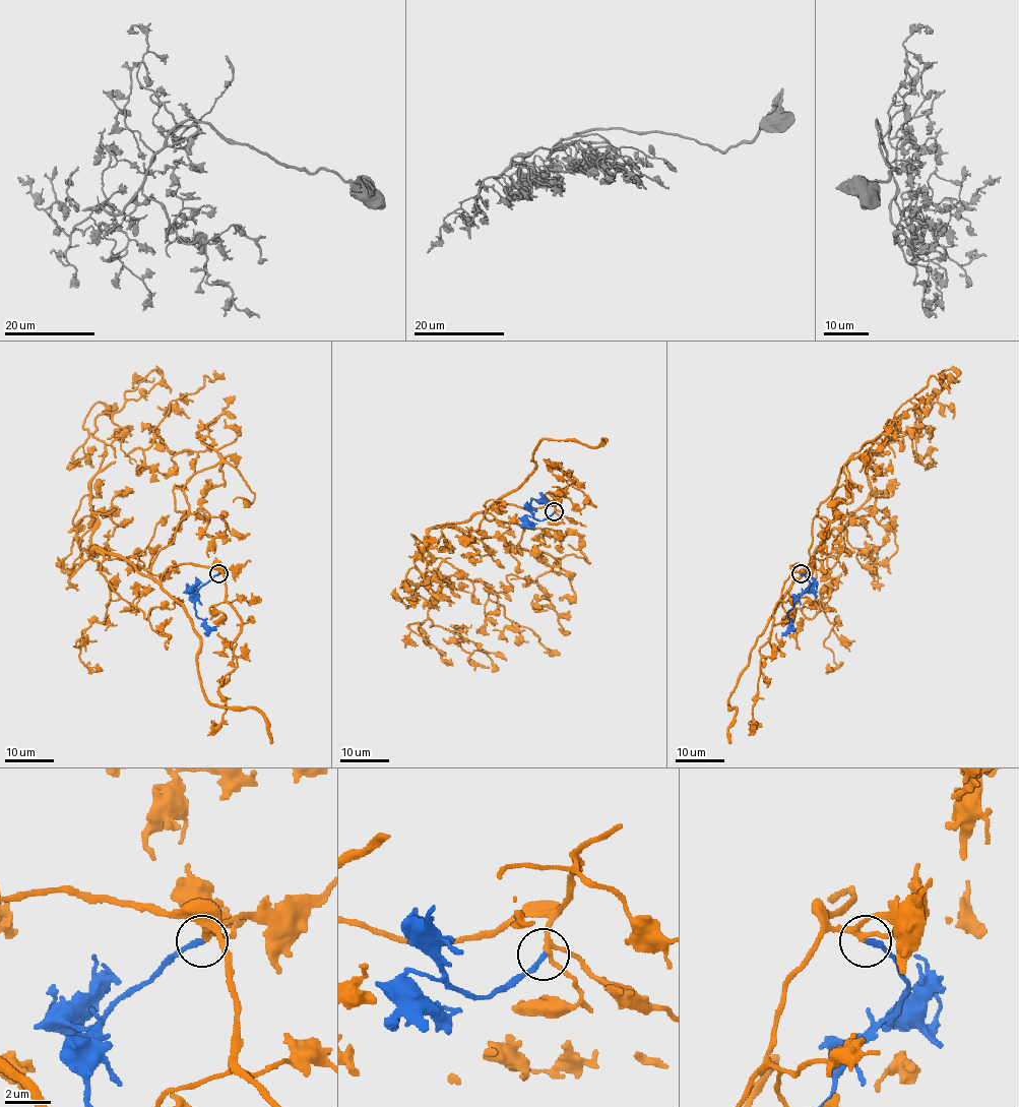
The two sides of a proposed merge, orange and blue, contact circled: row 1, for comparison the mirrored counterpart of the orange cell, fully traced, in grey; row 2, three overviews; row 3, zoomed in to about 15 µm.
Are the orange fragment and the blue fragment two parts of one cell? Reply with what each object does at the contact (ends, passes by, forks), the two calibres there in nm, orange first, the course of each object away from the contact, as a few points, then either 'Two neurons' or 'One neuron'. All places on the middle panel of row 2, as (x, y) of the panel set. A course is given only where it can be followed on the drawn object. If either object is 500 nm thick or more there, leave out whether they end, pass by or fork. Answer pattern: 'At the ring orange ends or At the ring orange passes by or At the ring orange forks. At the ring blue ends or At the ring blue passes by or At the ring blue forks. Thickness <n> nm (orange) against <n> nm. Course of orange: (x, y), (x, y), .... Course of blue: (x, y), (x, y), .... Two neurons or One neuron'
At the ring orange forks. At the ring blue ends. Thickness 200 nm (orange) against 240 nm. Course of orange: (555, 511), (495, 503), (484, 516), (555, 559), (542, 588), (479, 579), (559, 655). Course of blue: (554, 511), (540, 520), (532, 515), (531, 498), (538, 500), (542, 492). One neuron

